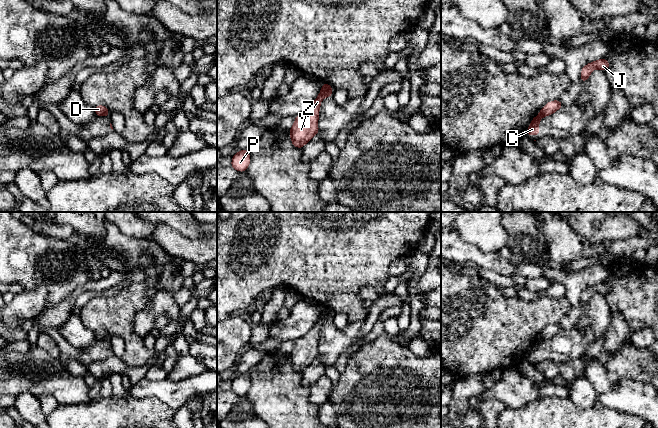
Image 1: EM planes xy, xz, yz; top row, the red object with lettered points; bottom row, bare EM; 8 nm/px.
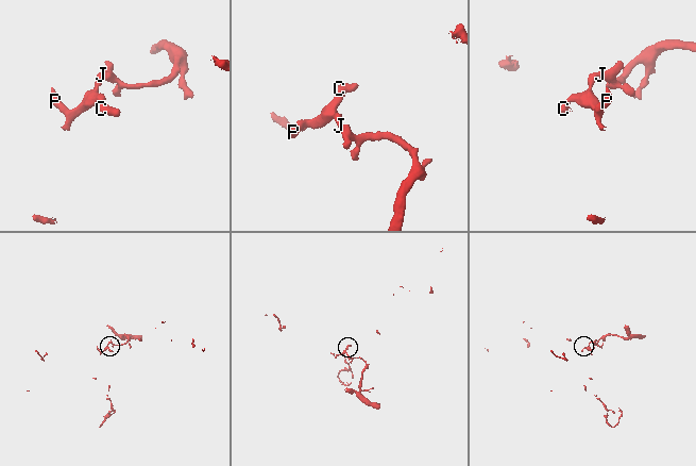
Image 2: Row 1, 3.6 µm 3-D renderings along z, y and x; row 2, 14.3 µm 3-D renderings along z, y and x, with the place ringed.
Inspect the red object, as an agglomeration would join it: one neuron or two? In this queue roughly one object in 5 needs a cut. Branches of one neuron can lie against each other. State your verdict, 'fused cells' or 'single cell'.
fused cells

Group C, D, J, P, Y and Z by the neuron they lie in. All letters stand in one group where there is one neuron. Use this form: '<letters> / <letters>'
C / D J P Y Z

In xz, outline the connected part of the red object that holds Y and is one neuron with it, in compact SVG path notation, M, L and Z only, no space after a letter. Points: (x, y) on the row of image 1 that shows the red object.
M321 90L316 100L304 112L296 116L289 130L293 146L301 149L319 132L319 109L321 101L326 96L332 97L332 91Z

